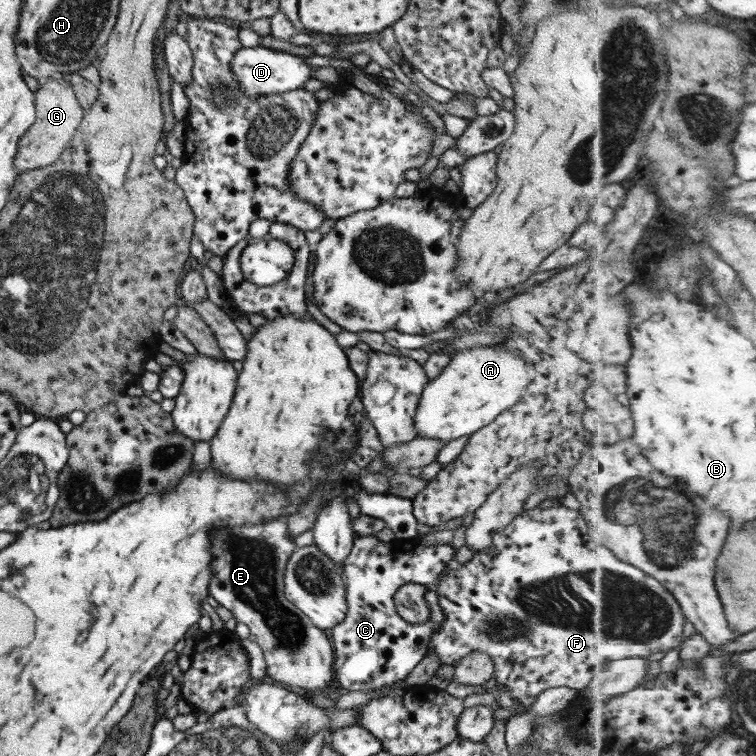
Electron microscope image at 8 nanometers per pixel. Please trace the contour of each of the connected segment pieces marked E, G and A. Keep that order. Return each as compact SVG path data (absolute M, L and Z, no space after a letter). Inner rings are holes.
M270 520L269 522L264 522L263 524L244 524L243 526L236 526L236 528L229 528L228 526L225 528L212 528L212 530L208 532L210 534L209 550L212 554L212 560L210 560L210 571L212 573L210 574L208 584L208 596L214 598L219 606L223 606L223 608L229 610L236 622L242 622L248 626L250 633L255 636L255 642L262 650L263 658L266 664L266 675L268 678L270 678L271 682L274 681L275 684L280 684L302 694L327 692L327 686L333 683L334 678L332 662L335 656L332 649L332 644L327 639L324 630L317 628L310 621L310 618L306 616L306 614L303 614L302 611L296 609L284 597L282 578L283 571L285 570L285 563L287 562L289 555L296 550L293 539L287 535L287 529L285 527L285 520Z
M55 75L39 82L39 88L34 92L35 120L19 139L13 168L20 173L26 170L38 169L56 162L61 152L69 144L71 135L75 132L79 121L83 118L84 111L73 90L62 79Z
M502 343L452 353L443 370L428 380L421 391L413 415L416 436L439 439L445 444L472 435L515 405L532 377L528 362L520 354L503 348Z

